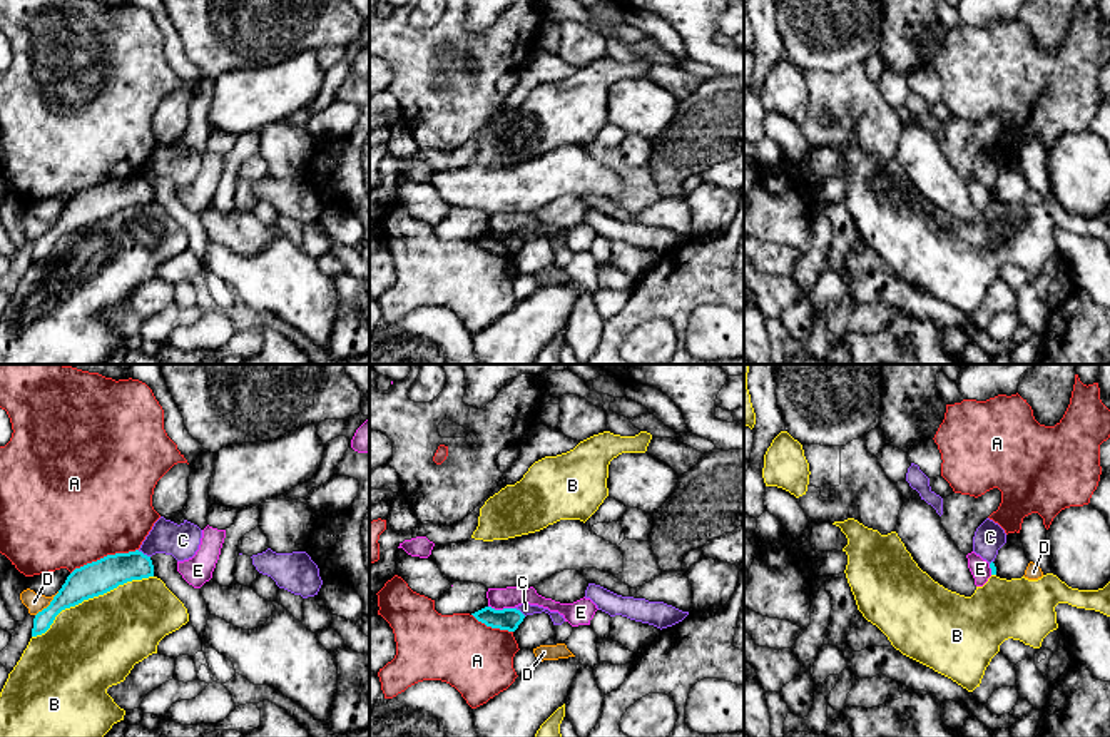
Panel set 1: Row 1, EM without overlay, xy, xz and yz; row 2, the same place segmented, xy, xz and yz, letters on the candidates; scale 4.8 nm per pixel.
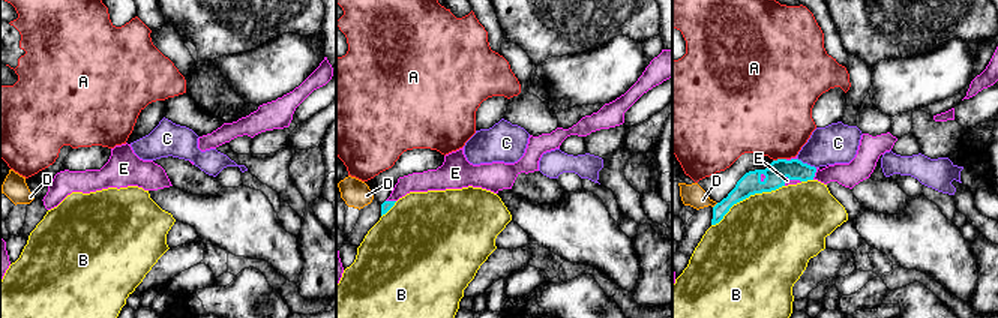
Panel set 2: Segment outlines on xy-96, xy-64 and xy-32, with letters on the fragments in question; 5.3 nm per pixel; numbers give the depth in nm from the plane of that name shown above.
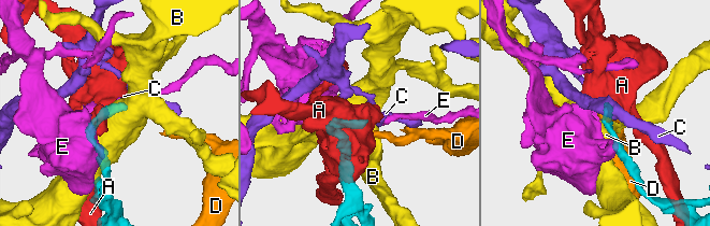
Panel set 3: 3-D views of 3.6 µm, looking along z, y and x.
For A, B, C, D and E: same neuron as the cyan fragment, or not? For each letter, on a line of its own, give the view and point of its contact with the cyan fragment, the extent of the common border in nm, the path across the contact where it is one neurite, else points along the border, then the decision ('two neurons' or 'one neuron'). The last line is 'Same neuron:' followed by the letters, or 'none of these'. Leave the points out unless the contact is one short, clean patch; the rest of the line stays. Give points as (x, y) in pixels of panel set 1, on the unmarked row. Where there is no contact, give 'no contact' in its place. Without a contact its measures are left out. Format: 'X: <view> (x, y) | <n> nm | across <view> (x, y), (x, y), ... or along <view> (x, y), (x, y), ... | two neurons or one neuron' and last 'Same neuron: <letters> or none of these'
A: xy (104, 182) | 340 nm | along xy (137, 174), (127, 179), (107, 179), (77, 193), (71, 199) | two neurons
B: xy (91, 223) | 650 nm | two neurons
C: xy (142, 179) | 70 nm | along xy (137, 176), (149, 182) | two neurons
D: xy (49, 231) | 170 nm | two neurons
E: xz (504, 234) | 130 nm | two neurons
Same neuron: none of these

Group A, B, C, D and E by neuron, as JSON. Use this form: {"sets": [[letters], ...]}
{"sets": [["A"], ["B"], ["C"], ["D"], ["E"]]}

